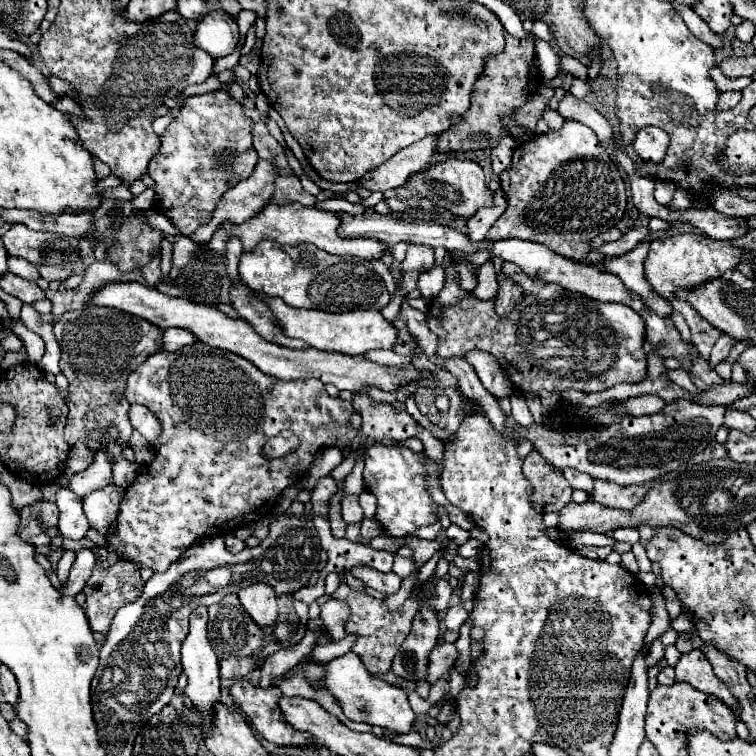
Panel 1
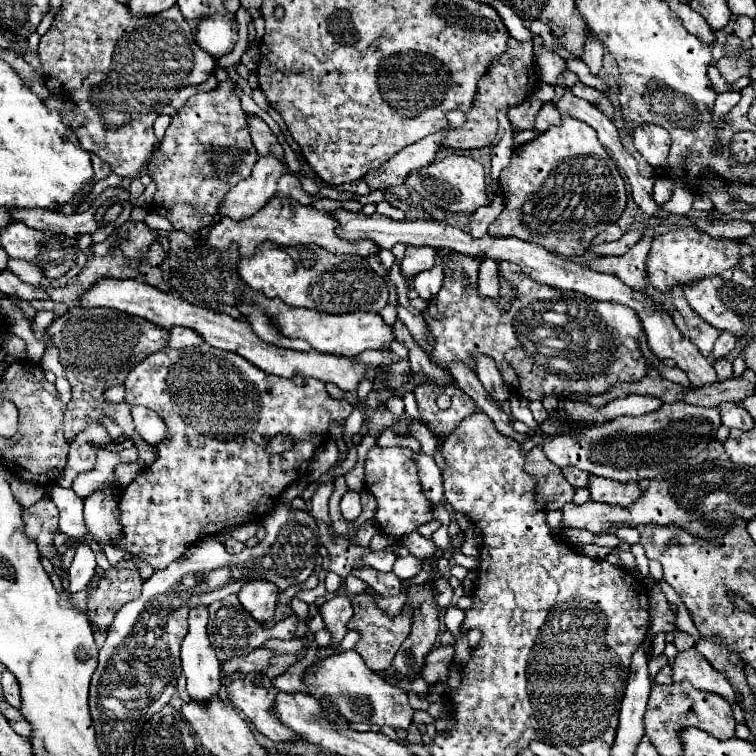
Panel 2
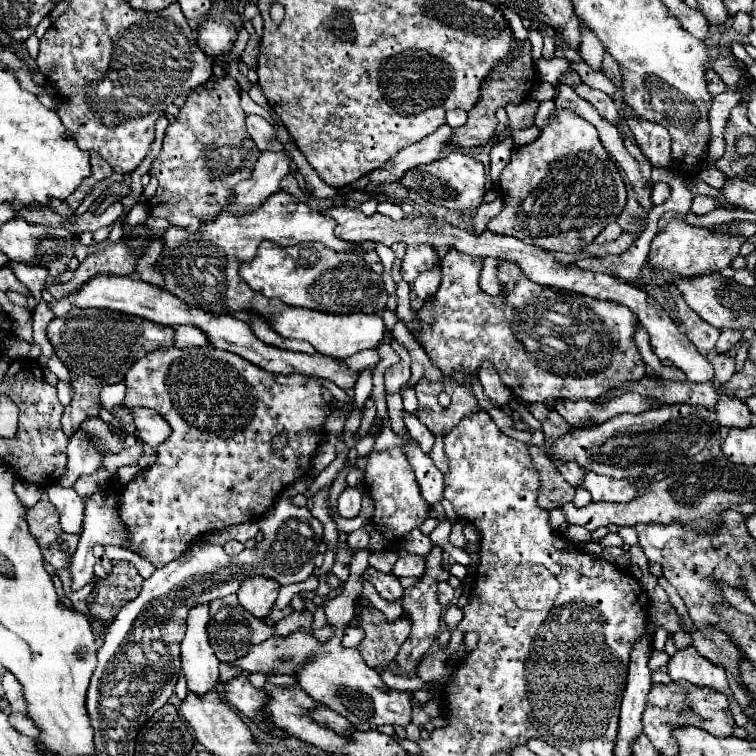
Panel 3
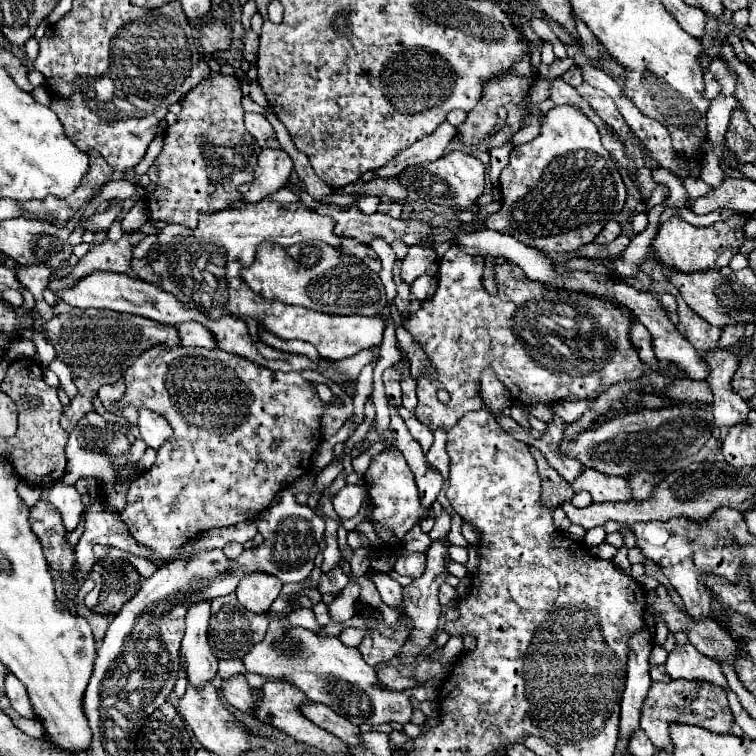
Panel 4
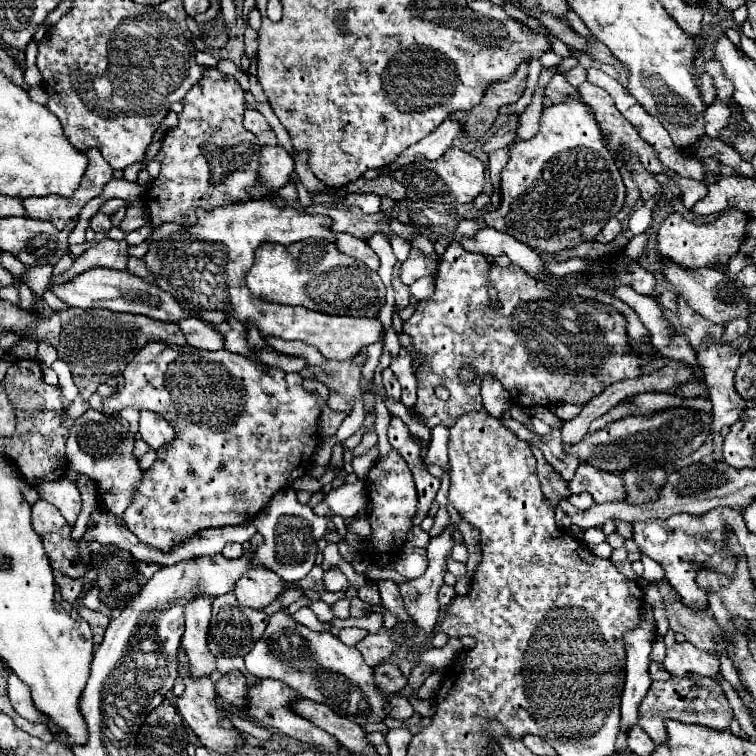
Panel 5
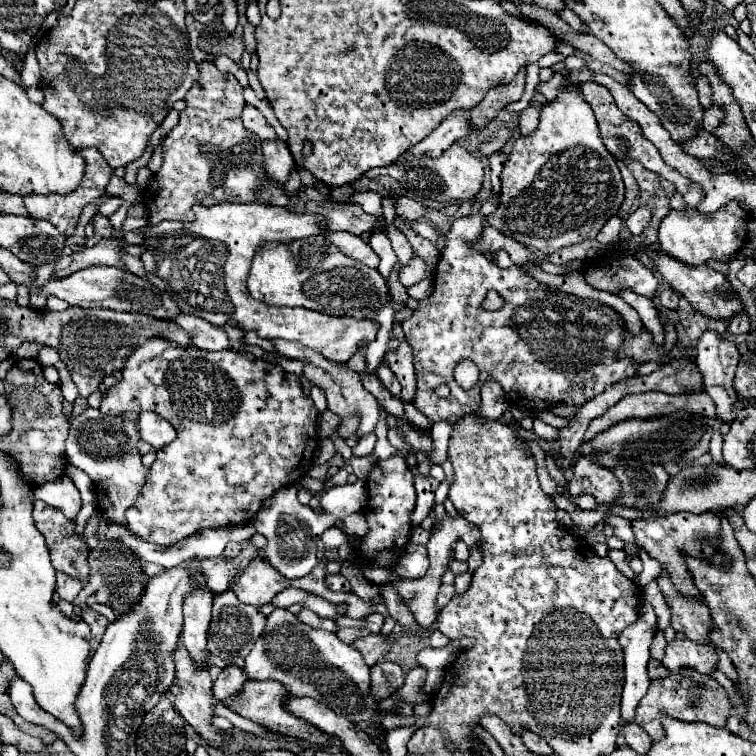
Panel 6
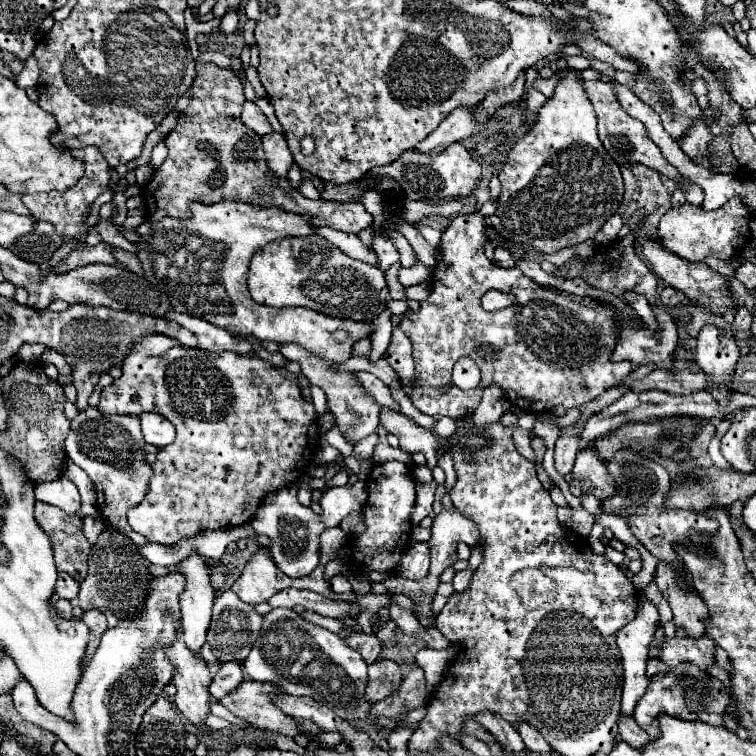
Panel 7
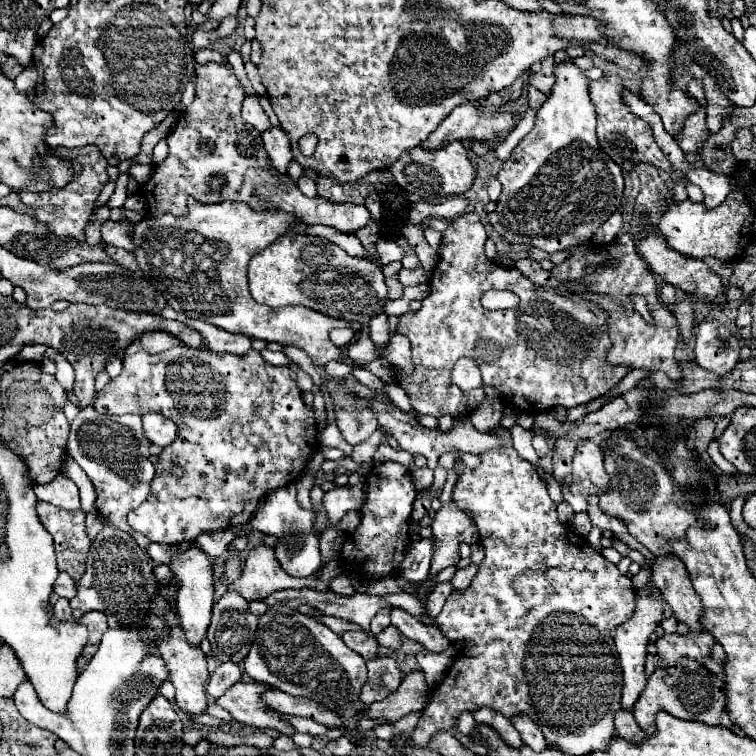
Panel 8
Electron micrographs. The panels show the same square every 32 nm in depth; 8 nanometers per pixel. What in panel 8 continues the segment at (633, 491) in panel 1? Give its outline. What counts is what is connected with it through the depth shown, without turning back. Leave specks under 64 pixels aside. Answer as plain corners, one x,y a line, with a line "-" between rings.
582,440
576,446
572,460
570,492
590,496
602,492
604,488
608,488
608,474
604,472
602,464
602,450
596,442

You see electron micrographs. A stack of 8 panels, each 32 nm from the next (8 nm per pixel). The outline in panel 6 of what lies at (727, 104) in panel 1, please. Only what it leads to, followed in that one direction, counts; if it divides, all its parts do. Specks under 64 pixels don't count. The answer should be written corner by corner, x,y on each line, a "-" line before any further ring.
710,106
708,110
704,110
704,120
702,120
702,124
704,124
704,128
706,128
708,132
712,132
712,130
720,124
722,118
724,118
724,112
722,112
718,106

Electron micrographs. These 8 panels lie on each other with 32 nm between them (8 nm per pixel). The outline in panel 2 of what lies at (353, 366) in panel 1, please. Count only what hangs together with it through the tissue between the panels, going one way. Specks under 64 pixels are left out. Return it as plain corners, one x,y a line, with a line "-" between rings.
100,278
98,282
94,282
78,300
80,306
102,306
102,308
112,308
112,310
120,310
132,316
140,316
144,320
150,320
162,328
174,328
174,326
188,326
188,328
196,328
196,332
200,332
200,336
204,336
204,342
220,348
220,350
228,350
234,352
242,358
246,358
248,362
256,364
260,370
264,372
272,372
276,376
284,376
284,378
292,378
292,376
304,376
304,378
318,378
322,382
332,382
336,384
340,390
356,390
358,382
362,378
370,378
374,380
376,376
376,366
358,366
352,364
350,358
342,358
342,356
334,356
334,354
320,354
316,350
312,352
294,352
294,350
284,350
272,344
262,342
250,328
250,324
246,320
236,320
228,314
222,312
212,312
200,306
192,306
186,300
180,300
174,294
162,292
146,282
138,282
134,278
128,280
120,280
120,278

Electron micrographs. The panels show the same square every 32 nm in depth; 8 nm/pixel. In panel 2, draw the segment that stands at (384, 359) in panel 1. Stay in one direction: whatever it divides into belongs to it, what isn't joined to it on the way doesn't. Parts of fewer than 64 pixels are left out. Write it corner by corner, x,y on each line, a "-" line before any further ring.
366,350
366,352
360,352
358,356
354,356
352,360
360,362
364,360
364,364
384,364
384,362
398,362
400,358
394,354
394,352
380,352
380,350

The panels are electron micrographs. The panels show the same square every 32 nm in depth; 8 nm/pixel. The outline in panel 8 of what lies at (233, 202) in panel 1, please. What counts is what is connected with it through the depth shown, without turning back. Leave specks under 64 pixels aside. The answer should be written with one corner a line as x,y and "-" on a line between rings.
270,126
262,134
262,142
264,142
264,148
268,150
272,166
284,174
288,162
292,160
292,146
290,146
290,138
284,132
284,128

